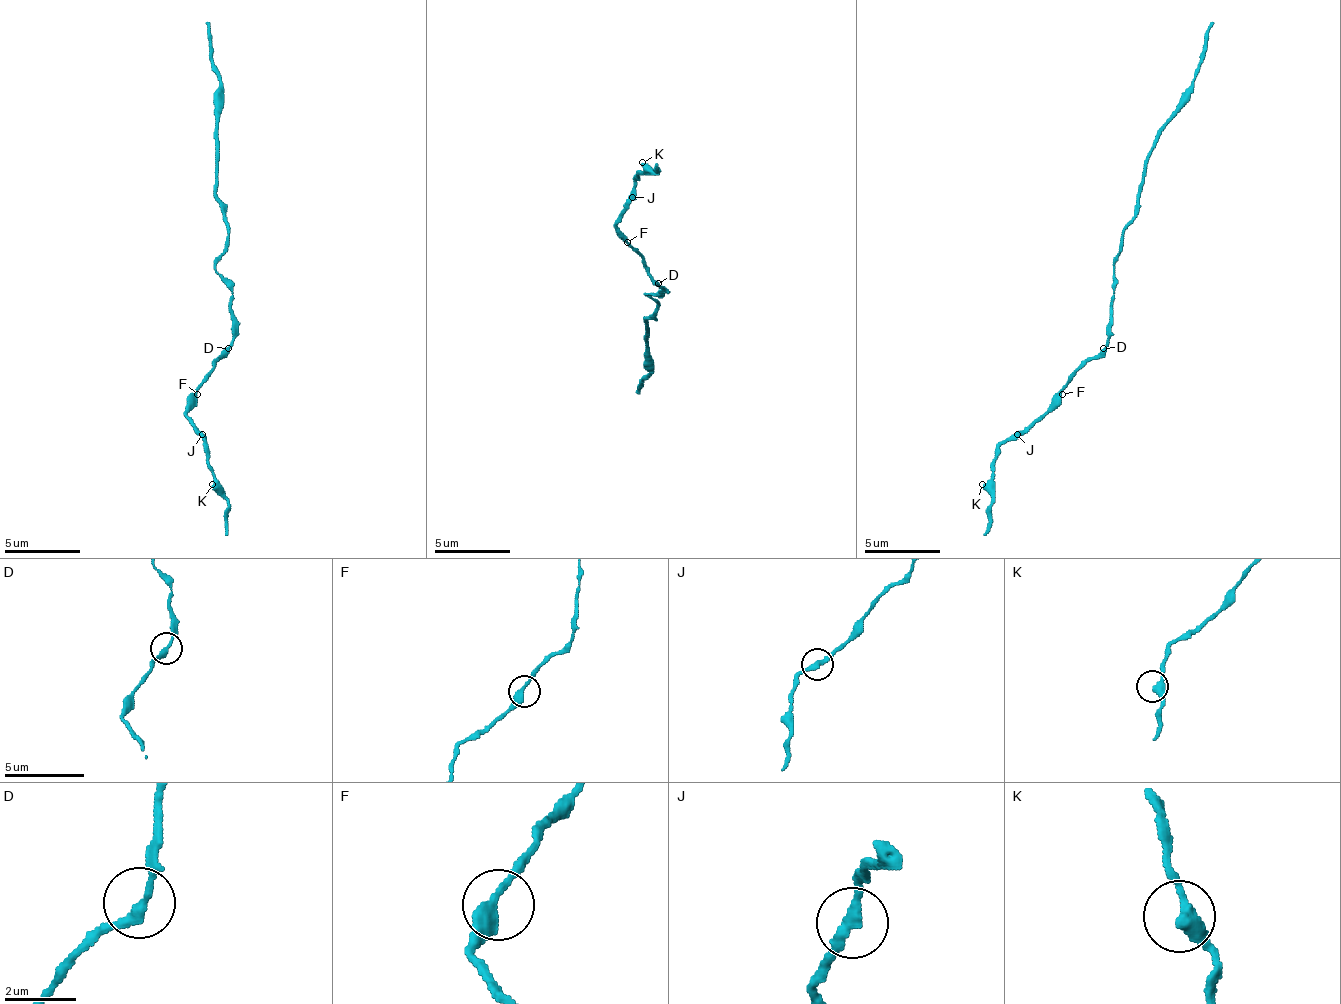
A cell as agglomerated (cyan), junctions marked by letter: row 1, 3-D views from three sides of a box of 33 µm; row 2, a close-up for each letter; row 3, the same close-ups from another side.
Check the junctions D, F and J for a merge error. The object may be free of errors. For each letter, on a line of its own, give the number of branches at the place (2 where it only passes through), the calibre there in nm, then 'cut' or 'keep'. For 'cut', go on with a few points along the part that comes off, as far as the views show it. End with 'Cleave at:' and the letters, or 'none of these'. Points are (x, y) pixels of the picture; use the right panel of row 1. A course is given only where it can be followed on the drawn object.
D: 2 | 240 nm | keep
F: 2 | 320 nm | keep
J: 2 | 280 nm | keep
Cleave at: none of these

